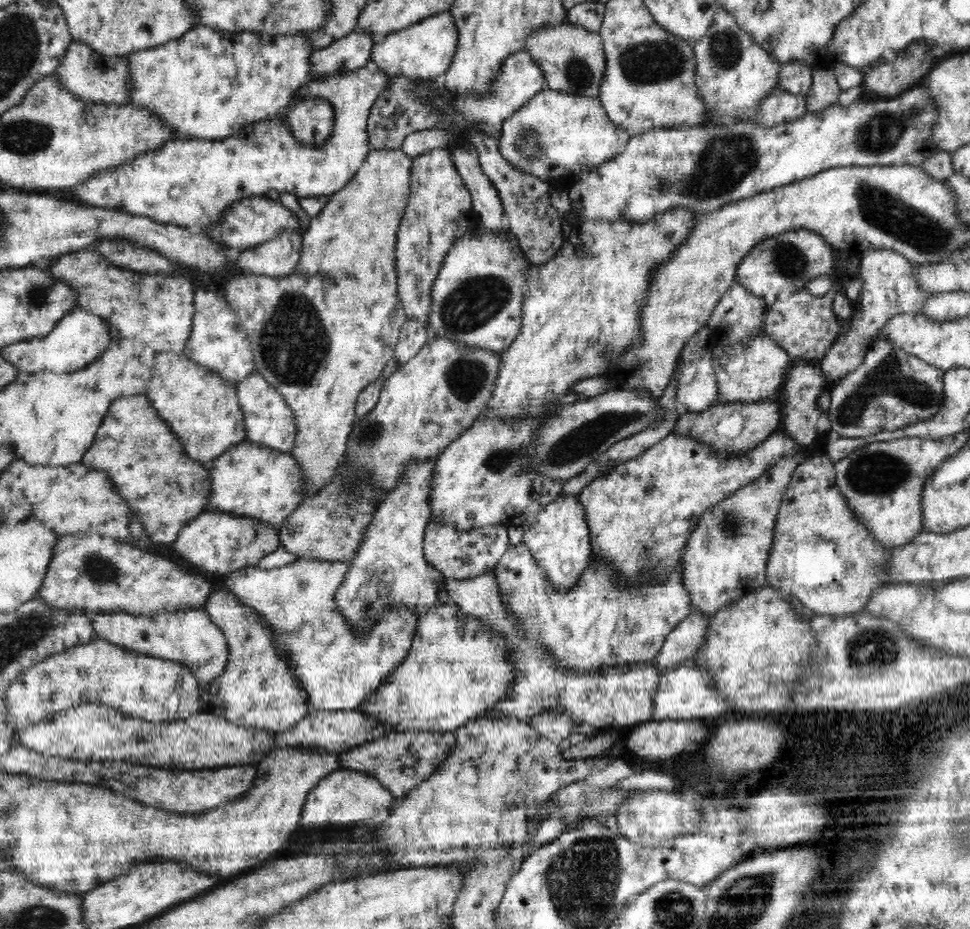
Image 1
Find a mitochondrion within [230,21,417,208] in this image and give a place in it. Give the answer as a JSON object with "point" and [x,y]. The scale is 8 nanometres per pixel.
{"point":[342,63]}

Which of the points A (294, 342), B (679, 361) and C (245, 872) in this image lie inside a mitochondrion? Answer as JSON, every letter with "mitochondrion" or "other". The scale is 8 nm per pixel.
{"A":"mitochondrion","B":"other","C":"other"}

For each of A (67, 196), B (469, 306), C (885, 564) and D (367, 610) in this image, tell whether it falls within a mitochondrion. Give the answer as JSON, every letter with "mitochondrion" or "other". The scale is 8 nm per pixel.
{"A":"other","B":"mitochondrion","C":"other","D":"mitochondrion"}

